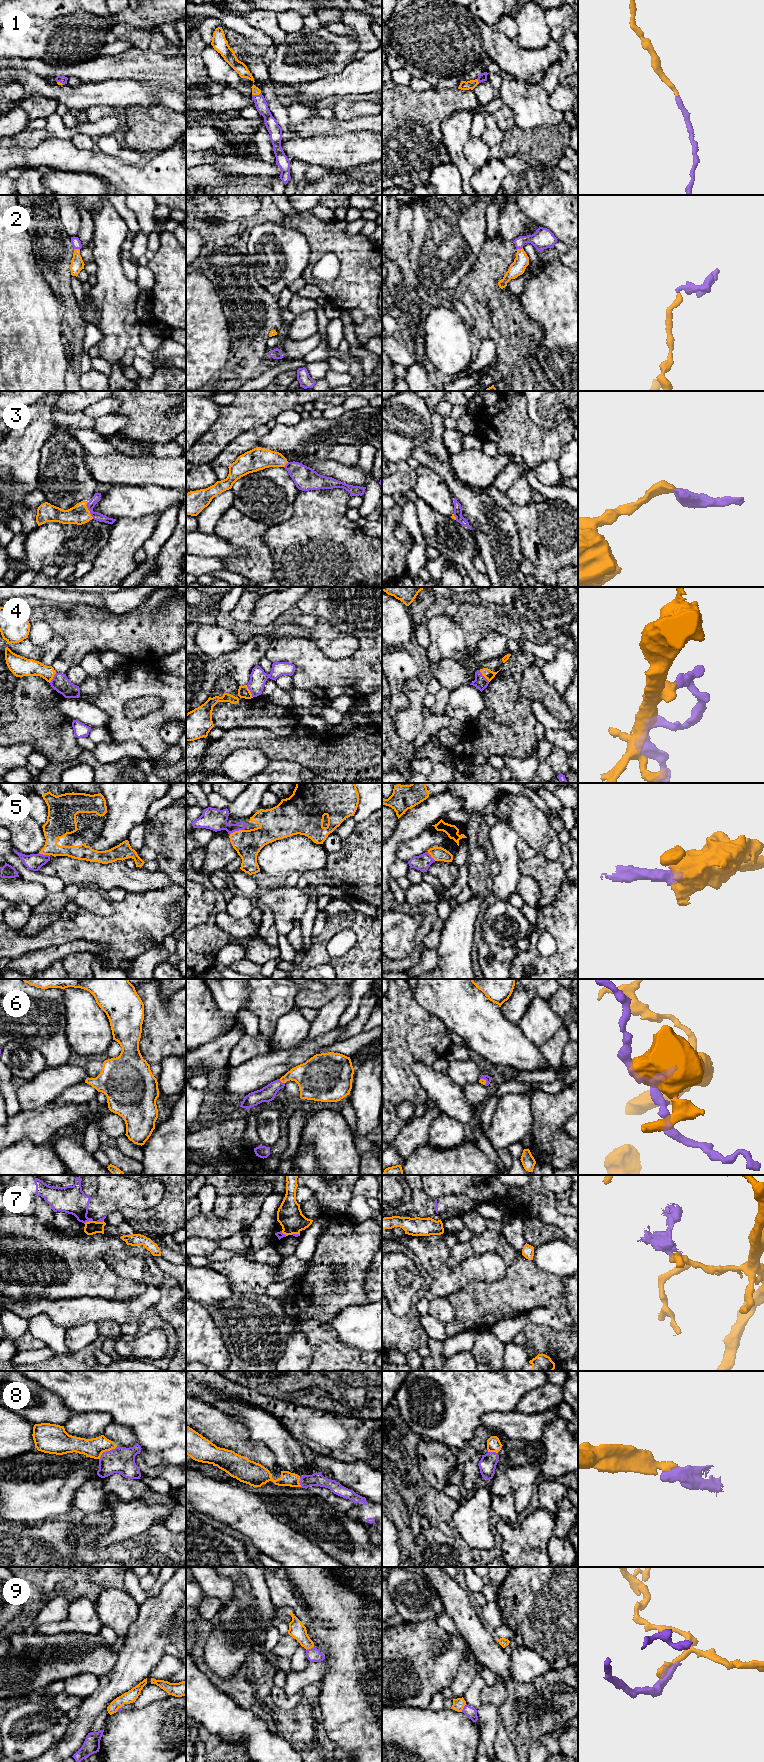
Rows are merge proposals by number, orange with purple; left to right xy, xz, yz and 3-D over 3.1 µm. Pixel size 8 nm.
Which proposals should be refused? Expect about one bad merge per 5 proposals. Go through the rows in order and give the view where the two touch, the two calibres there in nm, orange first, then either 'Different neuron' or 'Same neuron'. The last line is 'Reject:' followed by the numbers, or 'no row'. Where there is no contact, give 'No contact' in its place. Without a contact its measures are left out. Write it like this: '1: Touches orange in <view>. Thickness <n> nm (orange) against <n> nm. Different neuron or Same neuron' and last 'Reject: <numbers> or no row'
1: Touches orange in xz. Thickness 60 nm (orange) against 100 nm. Same neuron
2: Touches orange in xy. Thickness 110 nm (orange) against 80 nm. Same neuron
3: Touches orange in xy. Thickness 160 nm (orange) against 70 nm. Same neuron
4: Touches orange in xz. Thickness 100 nm (orange) against 140 nm. Same neuron
5: Touches orange in xz. Thickness 220 nm (orange) against 170 nm. Same neuron
6: Touches orange in xz. Thickness 260 nm (orange) against 120 nm. Same neuron
7: Touches orange in xy. Thickness 110 nm (orange) against 220 nm. Different neuron
8: Touches orange in xy. Thickness 160 nm (orange) against 220 nm. Same neuron
9: Touches orange in xz. Thickness 140 nm (orange) against 110 nm. Different neuron
Reject: 7, 9

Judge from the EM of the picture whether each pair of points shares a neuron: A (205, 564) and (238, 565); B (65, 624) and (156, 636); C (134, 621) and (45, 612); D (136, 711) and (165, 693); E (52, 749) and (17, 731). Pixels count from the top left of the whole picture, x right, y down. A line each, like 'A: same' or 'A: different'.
A: different
B: same
C: same
D: different
E: same

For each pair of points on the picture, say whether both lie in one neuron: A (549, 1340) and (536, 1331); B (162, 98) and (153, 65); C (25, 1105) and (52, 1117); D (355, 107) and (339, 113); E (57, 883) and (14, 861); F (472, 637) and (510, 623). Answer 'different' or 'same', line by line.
A: same
B: different
C: different
D: same
E: same
F: same

